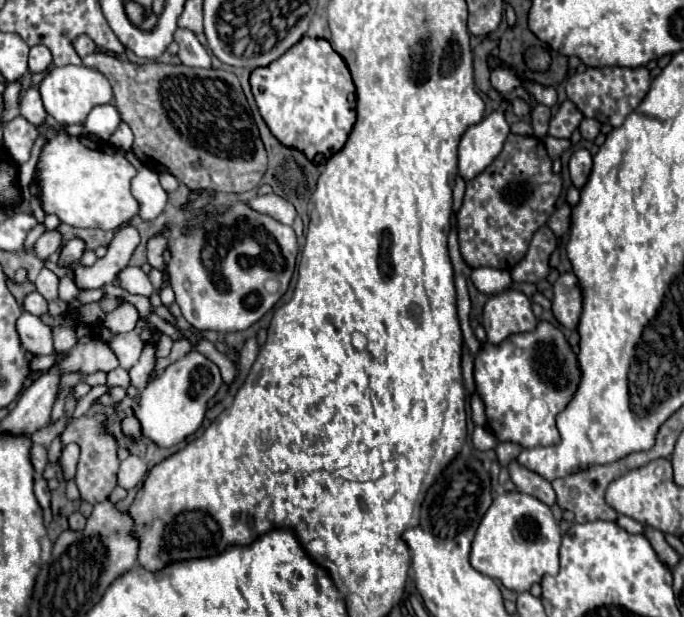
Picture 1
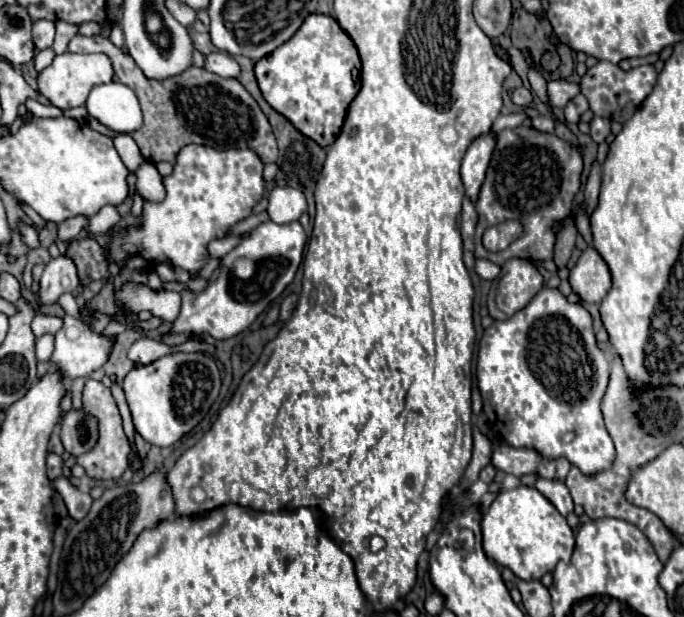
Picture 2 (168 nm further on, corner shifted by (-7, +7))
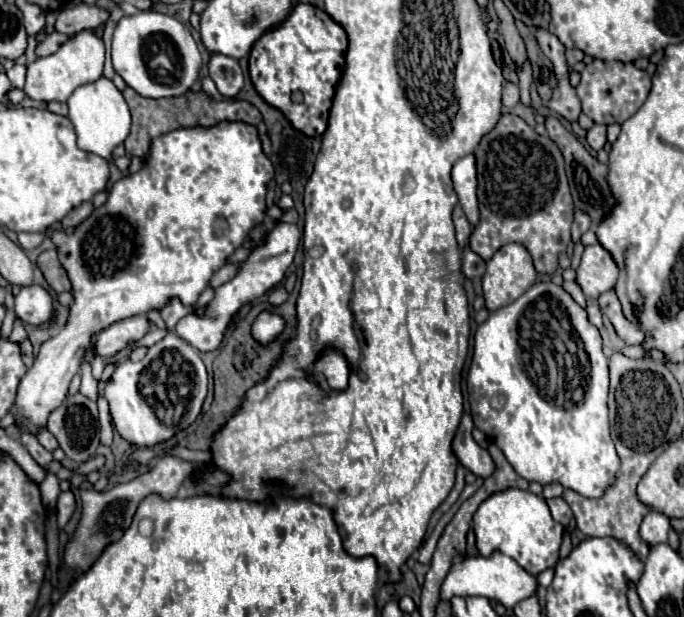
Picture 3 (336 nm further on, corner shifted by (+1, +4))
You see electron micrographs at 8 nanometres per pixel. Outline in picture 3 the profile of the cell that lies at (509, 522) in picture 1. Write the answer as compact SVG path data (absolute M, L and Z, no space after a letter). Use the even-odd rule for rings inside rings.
M520 488L502 490L500 494L486 498L474 514L472 530L480 554L492 554L492 550L500 550L502 554L520 562L520 566L524 566L524 570L530 574L540 574L558 562L558 548L564 534L564 528L552 518L546 500L530 490Z

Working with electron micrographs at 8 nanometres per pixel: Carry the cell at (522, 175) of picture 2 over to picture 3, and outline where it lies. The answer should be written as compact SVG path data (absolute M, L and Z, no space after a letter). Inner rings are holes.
M504 114L498 124L486 136L482 136L478 148L474 150L474 156L478 168L480 224L472 230L470 236L472 250L488 260L500 246L508 242L520 242L530 250L536 270L540 274L552 276L552 272L558 268L558 254L566 252L566 246L570 244L570 232L552 230L552 222L572 222L574 216L574 208L570 212L570 190L558 146L548 136L536 134L536 130L528 126L520 116Z

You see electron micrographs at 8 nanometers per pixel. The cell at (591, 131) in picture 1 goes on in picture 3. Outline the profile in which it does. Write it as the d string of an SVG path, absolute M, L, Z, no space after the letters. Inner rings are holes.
M594 124L594 126L588 130L586 140L588 140L588 144L590 144L594 150L604 148L604 144L606 144L606 126L604 126L604 124Z

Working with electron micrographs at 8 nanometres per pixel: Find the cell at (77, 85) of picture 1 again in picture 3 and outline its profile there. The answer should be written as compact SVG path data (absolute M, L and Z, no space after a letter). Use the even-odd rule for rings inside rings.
M82 30L72 34L60 48L46 56L46 58L36 58L32 64L28 64L28 74L26 74L26 86L24 92L26 96L34 100L58 100L66 102L68 96L82 84L96 82L102 76L102 66L104 66L104 44L102 38L94 34L94 30Z

